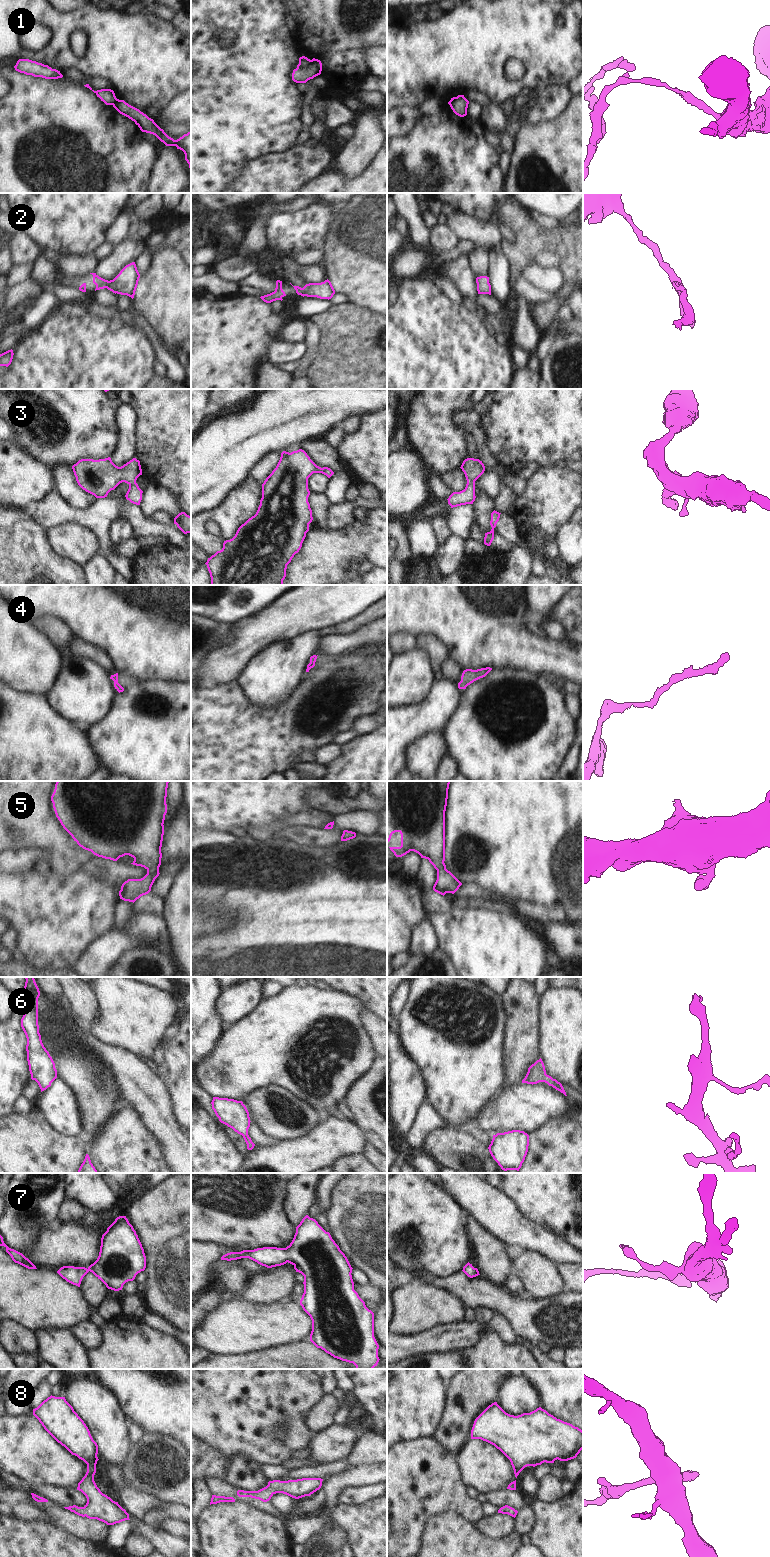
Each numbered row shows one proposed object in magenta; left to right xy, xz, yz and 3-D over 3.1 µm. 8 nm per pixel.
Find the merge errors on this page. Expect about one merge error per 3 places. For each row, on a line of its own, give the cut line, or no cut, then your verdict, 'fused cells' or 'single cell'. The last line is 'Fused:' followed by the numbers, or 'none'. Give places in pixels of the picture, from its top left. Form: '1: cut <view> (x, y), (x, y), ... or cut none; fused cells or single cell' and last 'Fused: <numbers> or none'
1: cut xz (311, 60), (308, 66), (297, 68); fused cells
2: cut none; single cell
3: cut none; single cell
4: cut none; single cell
5: cut none; single cell
6: cut none; single cell
7: cut none; single cell
8: cut none; single cell
Fused: 1

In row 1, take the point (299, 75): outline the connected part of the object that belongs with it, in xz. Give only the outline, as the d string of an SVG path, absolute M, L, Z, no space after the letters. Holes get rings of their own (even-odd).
M313 58L311 65L305 69L294 69L292 73L292 80L296 83L306 83L308 80L321 74L322 63L320 60Z

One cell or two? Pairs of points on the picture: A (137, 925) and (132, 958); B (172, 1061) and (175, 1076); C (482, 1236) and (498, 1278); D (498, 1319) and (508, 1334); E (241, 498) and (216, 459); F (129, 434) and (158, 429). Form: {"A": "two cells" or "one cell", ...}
{"A": "two cells", "B": "one cell", "C": "one cell", "D": "one cell", "E": "two cells", "F": "two cells"}

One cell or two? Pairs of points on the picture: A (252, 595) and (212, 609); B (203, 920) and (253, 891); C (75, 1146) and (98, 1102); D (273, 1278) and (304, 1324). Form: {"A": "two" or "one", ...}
{"A": "one", "B": "two", "C": "two", "D": "two"}

